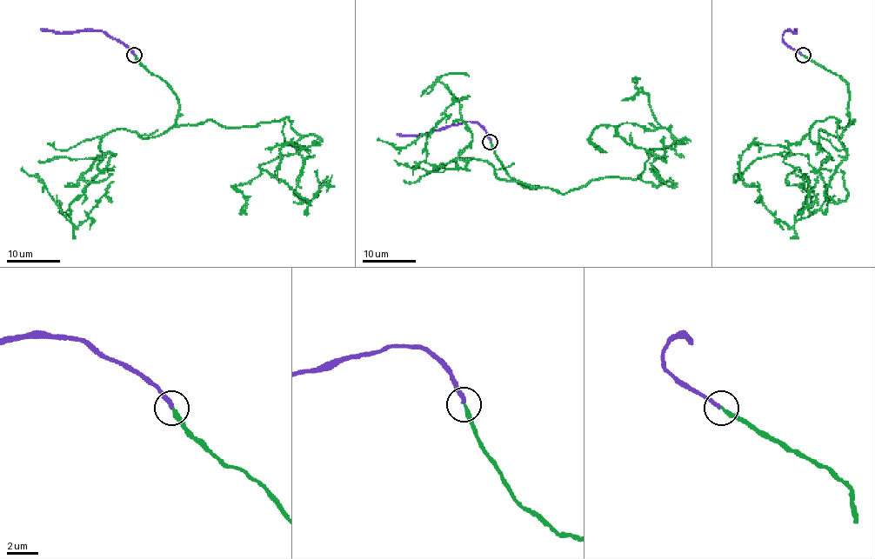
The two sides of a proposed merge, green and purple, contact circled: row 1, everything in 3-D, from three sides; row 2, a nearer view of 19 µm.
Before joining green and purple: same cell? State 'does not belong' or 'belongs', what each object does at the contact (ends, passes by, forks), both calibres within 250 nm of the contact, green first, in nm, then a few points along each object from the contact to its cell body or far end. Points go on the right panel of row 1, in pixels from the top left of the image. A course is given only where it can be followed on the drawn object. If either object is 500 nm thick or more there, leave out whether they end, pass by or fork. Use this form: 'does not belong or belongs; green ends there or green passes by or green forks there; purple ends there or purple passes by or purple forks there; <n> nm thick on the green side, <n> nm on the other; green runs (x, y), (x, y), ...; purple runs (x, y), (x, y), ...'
does not belong; green ends there; purple ends there; 220 nm thick on the green side, 280 nm on the other; green runs (802, 55), (847, 84), (854, 120), (818, 120), (789, 147), (784, 163), (817, 197), (809, 203), (802, 187); purple runs (802, 55), (782, 39), (786, 31), (796, 32), (794, 29)

